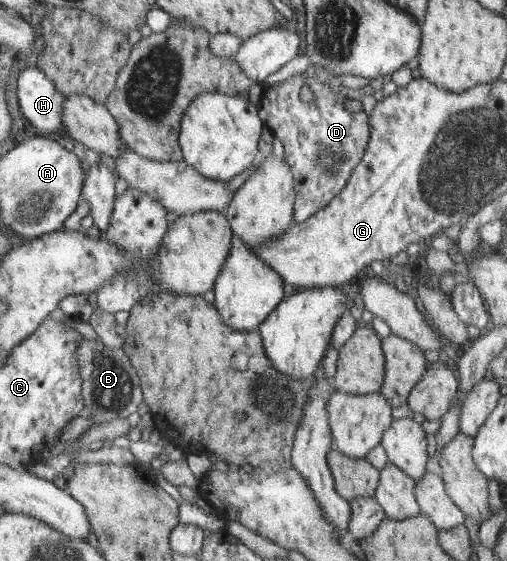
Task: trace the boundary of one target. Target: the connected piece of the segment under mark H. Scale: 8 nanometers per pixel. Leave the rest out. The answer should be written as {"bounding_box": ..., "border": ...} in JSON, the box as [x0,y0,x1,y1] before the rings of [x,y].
{"bounding_box":[17,63,68,135],"border":[[[34,63],[19,73],[17,96],[23,116],[41,135],[60,132],[68,96]]]}

